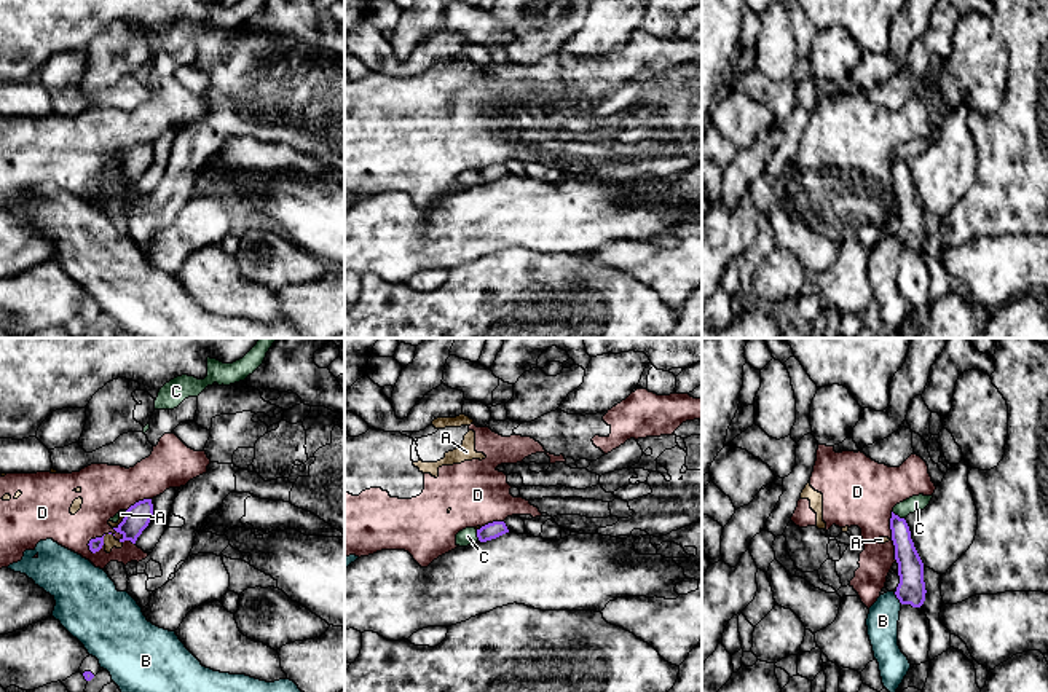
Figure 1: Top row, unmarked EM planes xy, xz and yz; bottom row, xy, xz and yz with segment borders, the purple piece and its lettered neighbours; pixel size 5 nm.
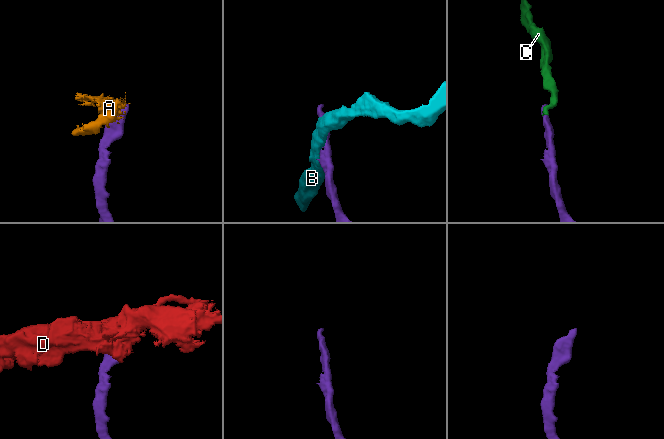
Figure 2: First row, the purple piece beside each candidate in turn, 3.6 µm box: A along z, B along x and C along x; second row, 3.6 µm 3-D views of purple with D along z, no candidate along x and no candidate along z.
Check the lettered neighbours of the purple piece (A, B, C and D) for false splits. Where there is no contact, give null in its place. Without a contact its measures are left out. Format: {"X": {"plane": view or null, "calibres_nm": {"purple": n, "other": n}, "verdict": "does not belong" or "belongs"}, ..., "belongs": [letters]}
{"A": {"plane": "xy", "calibres_nm": {"purple": 70, "other": 60}, "verdict": "does not belong"}, "B": {"plane": "yz", "calibres_nm": {"purple": 140, "other": 160}, "verdict": "does not belong"}, "C": {"plane": "yz", "calibres_nm": {"purple": 120, "other": 80}, "verdict": "belongs"}, "D": {"plane": "xy", "calibres_nm": {"purple": 70, "other": 220}, "verdict": "does not belong"}, "belongs": ["C"]}

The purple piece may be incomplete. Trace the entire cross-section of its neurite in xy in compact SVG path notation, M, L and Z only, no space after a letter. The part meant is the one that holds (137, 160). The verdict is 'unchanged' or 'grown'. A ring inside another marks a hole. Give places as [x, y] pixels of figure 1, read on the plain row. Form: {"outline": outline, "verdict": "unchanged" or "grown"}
{"outline": "M144 142L131 148L124 155L123 164L116 171L113 171L116 175L123 179L120 185L131 183L132 187L136 187L137 180L148 169L152 158L152 142Z", "verdict": "unchanged"}

